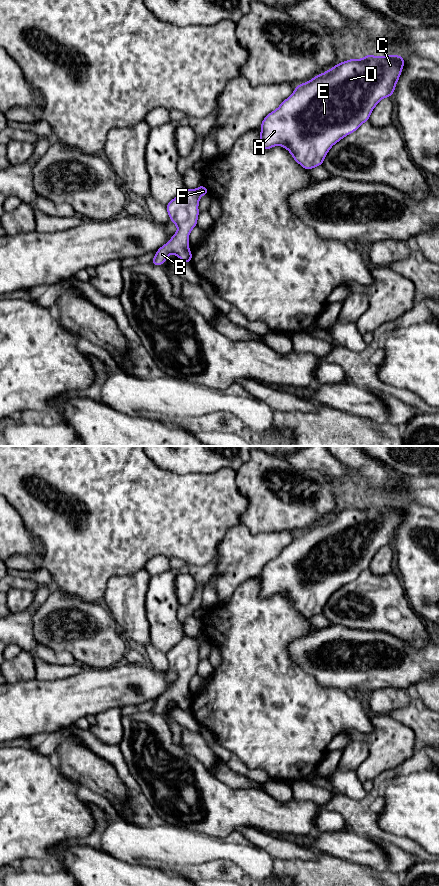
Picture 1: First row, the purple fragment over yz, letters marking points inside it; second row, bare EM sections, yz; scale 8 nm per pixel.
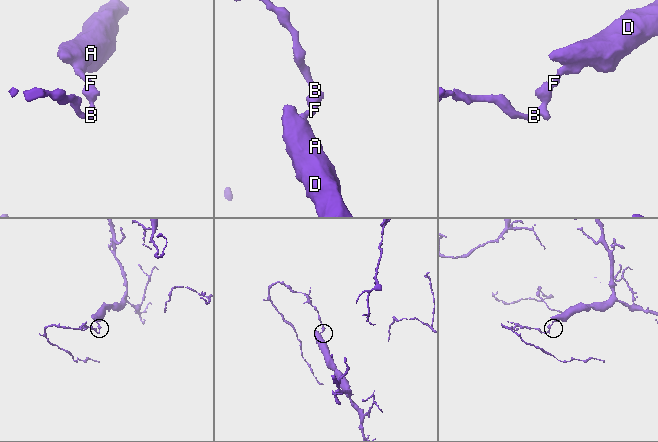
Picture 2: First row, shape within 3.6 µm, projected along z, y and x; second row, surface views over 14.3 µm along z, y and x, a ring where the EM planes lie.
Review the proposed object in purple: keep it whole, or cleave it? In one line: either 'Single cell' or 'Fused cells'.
Single cell

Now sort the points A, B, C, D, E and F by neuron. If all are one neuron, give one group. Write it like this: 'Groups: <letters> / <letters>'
Groups: A B C D E F

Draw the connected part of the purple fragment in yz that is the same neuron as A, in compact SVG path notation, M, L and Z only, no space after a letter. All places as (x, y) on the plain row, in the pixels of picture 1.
M366 502L364 507L346 508L308 530L296 533L291 544L263 567L260 573L260 596L269 598L276 593L281 593L307 619L322 613L328 599L334 592L355 580L362 571L369 569L372 558L381 547L392 545L404 512L404 506L400 503L378 505Z

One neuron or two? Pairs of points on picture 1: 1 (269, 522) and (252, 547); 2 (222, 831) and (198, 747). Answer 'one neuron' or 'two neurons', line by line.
1: two neurons
2: two neurons

